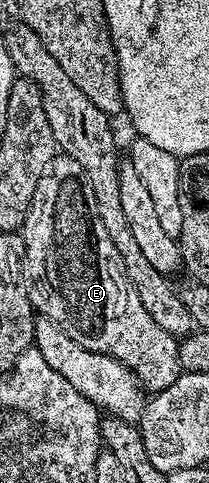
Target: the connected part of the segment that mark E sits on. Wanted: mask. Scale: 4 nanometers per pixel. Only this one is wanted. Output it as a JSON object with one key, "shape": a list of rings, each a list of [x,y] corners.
{"shape":[[[64,154],[53,157],[47,166],[45,176],[39,178],[35,198],[27,210],[23,225],[25,237],[25,279],[29,285],[29,297],[34,313],[54,320],[79,346],[107,354],[123,366],[127,366],[139,378],[142,388],[150,393],[161,392],[175,382],[183,369],[179,360],[178,337],[167,334],[167,330],[147,314],[135,286],[125,275],[125,263],[121,261],[103,218],[97,213],[95,194],[91,182],[83,174],[83,166],[75,158]]]}

